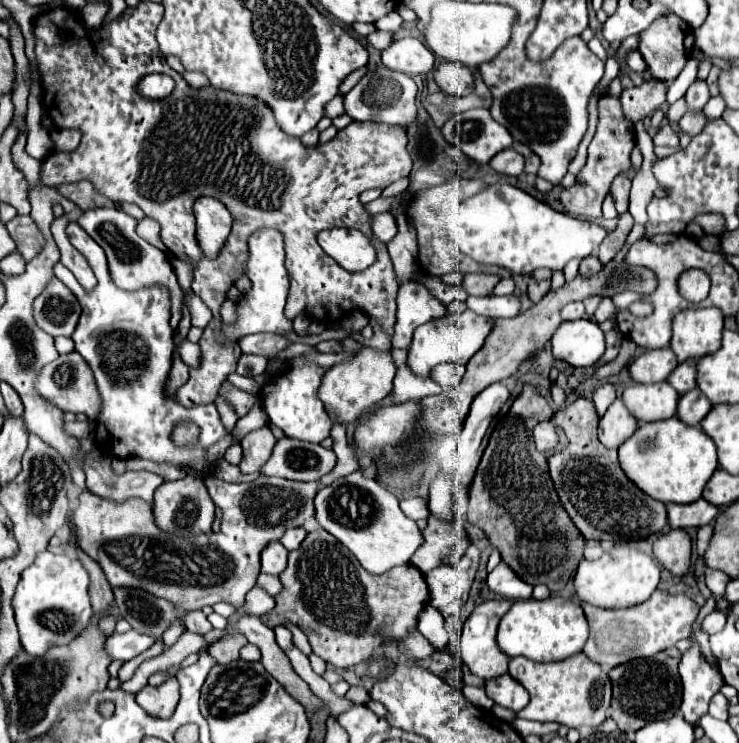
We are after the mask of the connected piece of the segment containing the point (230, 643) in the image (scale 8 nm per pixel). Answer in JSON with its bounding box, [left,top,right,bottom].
[209,636,247,664]

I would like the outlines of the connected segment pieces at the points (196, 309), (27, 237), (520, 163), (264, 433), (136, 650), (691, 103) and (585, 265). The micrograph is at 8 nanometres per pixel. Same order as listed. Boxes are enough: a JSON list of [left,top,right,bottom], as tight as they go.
[[189,294,211,328],[7,216,45,262],[489,148,525,176],[239,426,275,474],[105,630,155,660],[685,80,709,112],[579,254,603,278]]

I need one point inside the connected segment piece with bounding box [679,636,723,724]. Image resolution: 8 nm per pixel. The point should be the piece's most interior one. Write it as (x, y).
(700, 680)

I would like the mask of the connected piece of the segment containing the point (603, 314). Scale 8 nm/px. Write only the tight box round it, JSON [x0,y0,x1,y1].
[594,297,615,323]

